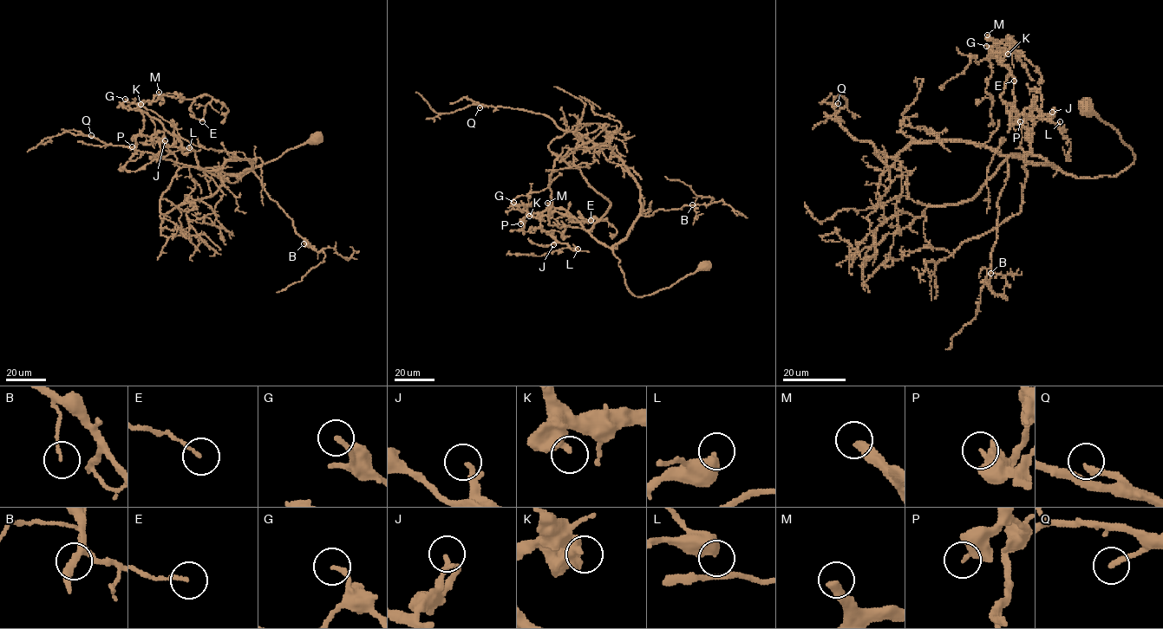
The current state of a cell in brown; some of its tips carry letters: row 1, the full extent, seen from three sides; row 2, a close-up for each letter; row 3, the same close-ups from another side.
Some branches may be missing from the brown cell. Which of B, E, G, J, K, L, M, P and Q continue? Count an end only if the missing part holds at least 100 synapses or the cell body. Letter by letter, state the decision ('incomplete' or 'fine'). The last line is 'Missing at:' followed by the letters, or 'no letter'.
B: fine
E: fine
G: fine
J: fine
K: fine
L: fine
M: incomplete
P: fine
Q: fine
Missing at: M

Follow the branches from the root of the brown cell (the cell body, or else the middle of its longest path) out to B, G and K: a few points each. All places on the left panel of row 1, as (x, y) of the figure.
B: (316, 139), (289, 149), (237, 182), (223, 177), (252, 171), (292, 221), (303, 243)
G: (316, 139), (289, 149), (231, 184), (202, 169), (191, 147), (185, 148), (157, 119), (130, 108), (125, 99)
K: (316, 139), (289, 149), (231, 184), (202, 169), (196, 152), (185, 148), (159, 120), (140, 112), (140, 104)

